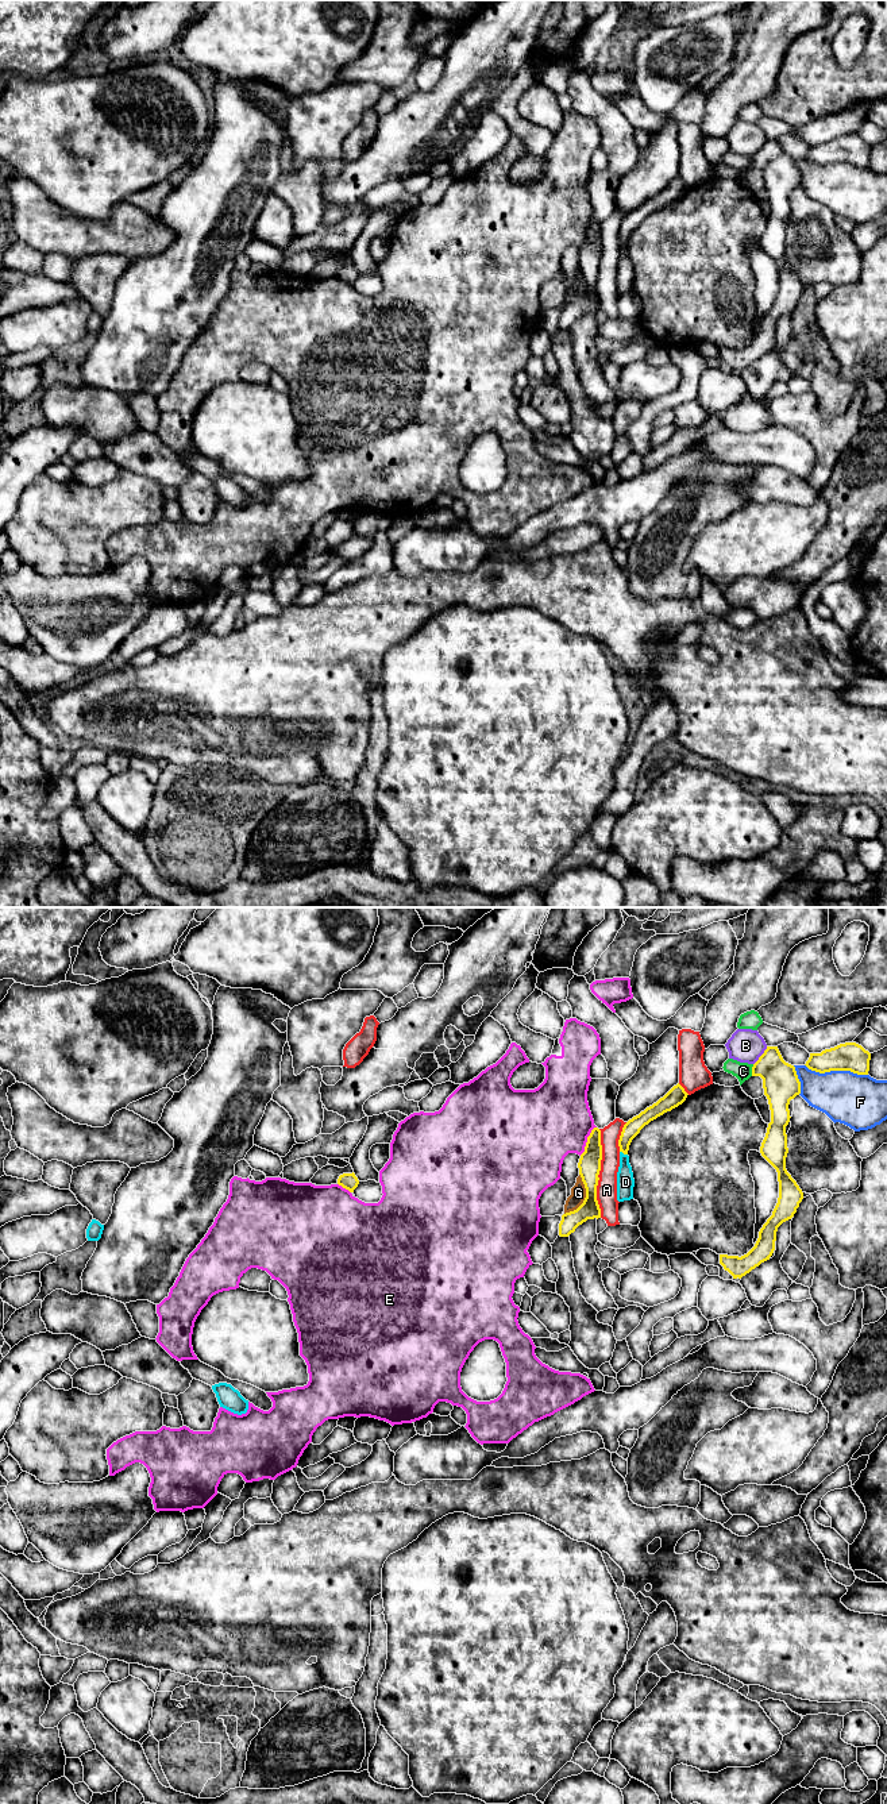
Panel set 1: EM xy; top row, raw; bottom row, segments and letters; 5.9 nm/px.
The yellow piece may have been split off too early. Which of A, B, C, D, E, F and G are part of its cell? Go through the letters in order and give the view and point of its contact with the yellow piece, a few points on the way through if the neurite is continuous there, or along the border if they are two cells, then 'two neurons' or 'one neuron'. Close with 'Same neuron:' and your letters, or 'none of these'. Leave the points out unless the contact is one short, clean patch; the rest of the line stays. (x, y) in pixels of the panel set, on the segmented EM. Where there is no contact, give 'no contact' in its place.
A: xy (598, 1174) | two neurons
B: xy (760, 1056) | two neurons
C: xy (752, 1070) | along xy (754, 1064), (751, 1075) | two neurons
D: xy (624, 1153) | two neurons
E: xy (587, 1141) | two neurons
F: xy (836, 1070) | two neurons
G: xy (586, 1197) | two neurons
Same neuron: none of these

